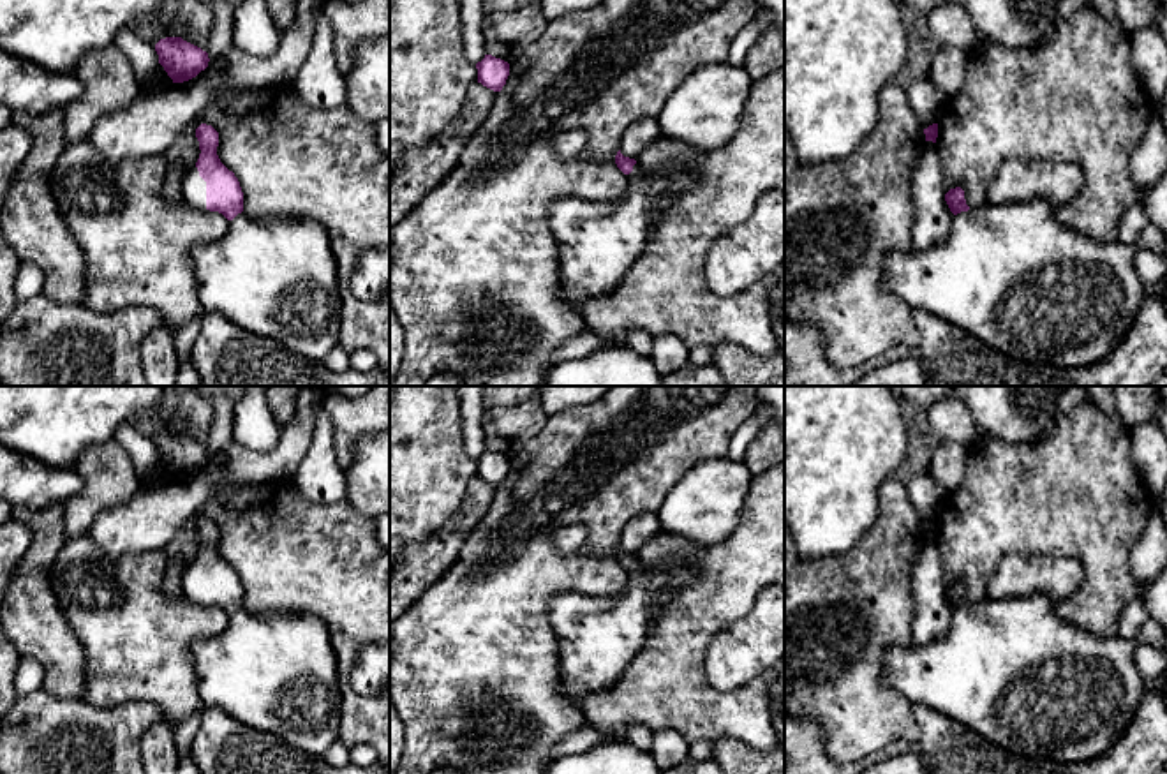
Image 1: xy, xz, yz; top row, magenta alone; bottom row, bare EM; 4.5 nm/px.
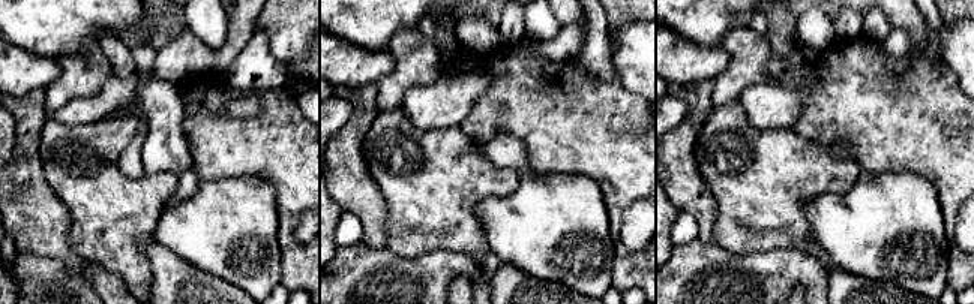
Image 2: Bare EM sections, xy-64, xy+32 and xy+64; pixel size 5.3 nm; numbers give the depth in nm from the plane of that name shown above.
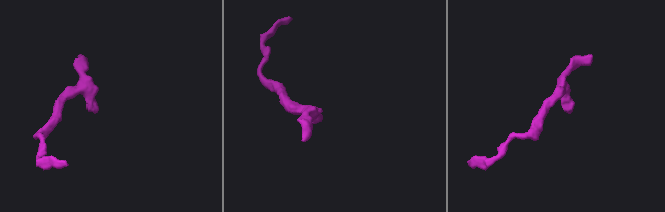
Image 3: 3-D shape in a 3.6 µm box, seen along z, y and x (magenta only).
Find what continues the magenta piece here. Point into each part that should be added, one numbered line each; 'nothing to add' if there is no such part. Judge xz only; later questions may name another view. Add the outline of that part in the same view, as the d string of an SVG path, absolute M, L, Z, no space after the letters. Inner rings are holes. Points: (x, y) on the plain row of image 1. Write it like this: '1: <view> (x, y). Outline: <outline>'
1: xz (598, 637). Outline: M638 557L628 569L626 592L617 598L561 592L552 599L548 619L557 638L562 693L582 707L589 693L617 684L640 656L661 608L695 577L686 566L645 569Z

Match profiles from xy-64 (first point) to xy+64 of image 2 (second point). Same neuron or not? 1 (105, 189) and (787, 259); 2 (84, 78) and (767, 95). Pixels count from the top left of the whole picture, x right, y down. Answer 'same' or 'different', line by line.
1: different
2: different

